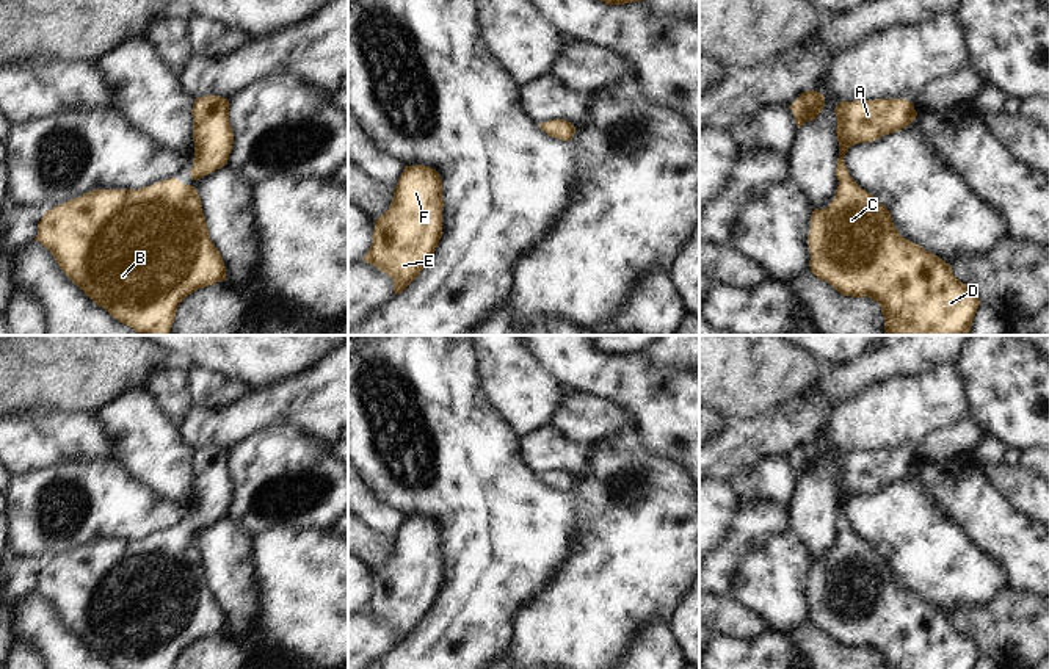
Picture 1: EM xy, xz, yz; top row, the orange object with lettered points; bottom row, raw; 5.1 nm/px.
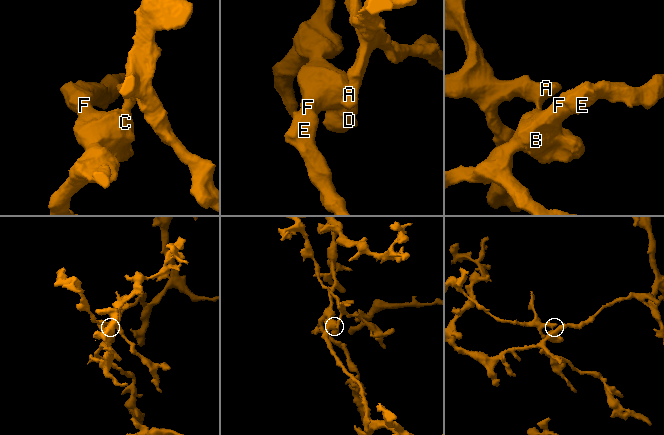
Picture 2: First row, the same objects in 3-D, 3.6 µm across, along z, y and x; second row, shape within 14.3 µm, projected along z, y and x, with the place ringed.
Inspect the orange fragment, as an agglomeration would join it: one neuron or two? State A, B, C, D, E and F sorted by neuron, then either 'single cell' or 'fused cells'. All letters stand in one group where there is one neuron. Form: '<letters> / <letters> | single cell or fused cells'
A B C D E F | single cell

